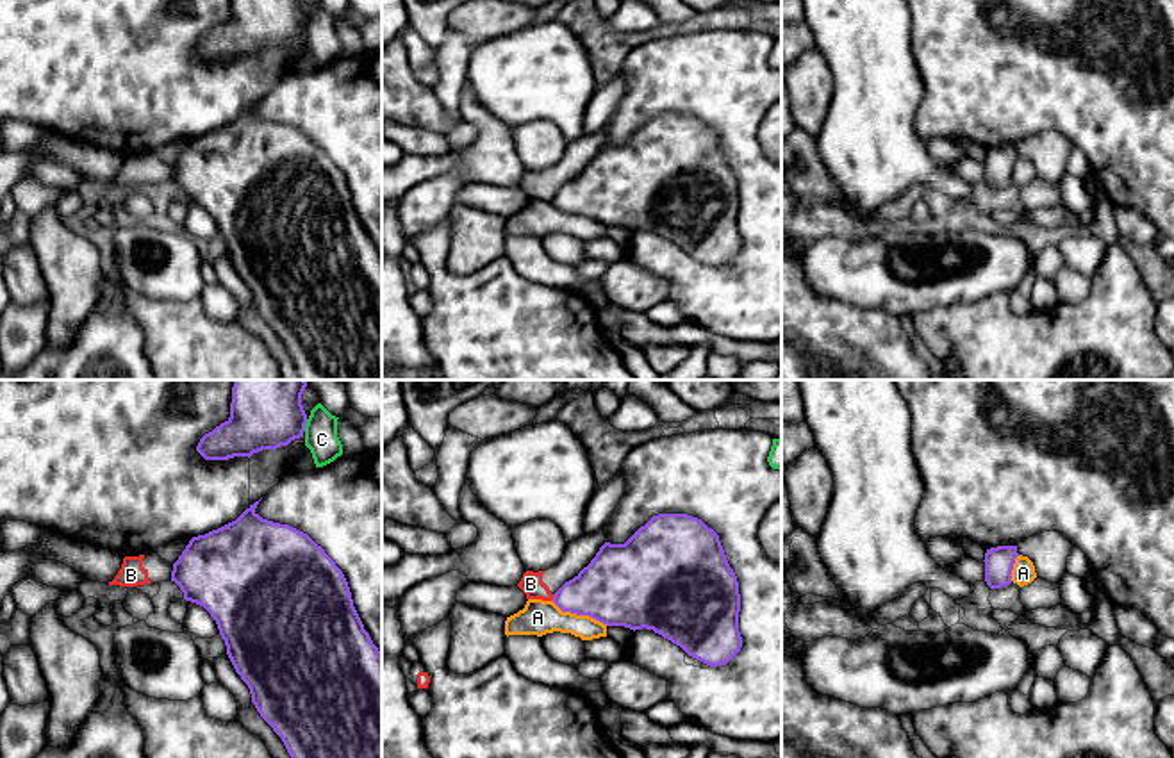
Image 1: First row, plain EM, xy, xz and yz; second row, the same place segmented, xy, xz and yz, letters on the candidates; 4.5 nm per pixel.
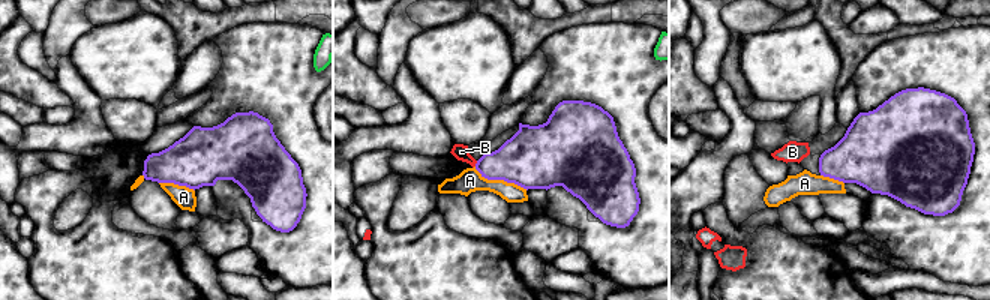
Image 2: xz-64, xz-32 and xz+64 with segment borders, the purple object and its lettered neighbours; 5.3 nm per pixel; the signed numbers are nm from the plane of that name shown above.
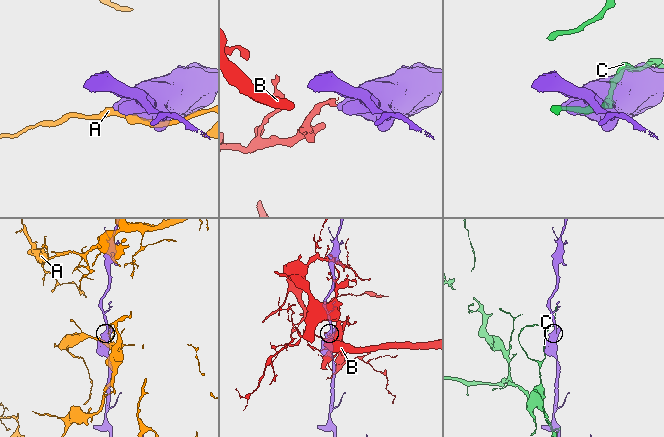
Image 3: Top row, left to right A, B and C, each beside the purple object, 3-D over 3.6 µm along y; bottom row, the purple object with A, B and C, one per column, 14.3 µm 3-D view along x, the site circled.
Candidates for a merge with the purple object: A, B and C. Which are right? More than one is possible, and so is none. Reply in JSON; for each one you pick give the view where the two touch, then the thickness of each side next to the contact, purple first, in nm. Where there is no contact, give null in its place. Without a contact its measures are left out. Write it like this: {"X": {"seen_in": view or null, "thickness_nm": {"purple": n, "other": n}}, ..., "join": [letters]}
{"join": []}

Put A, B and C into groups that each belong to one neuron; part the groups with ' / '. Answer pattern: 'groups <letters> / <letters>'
groups A / B / C

